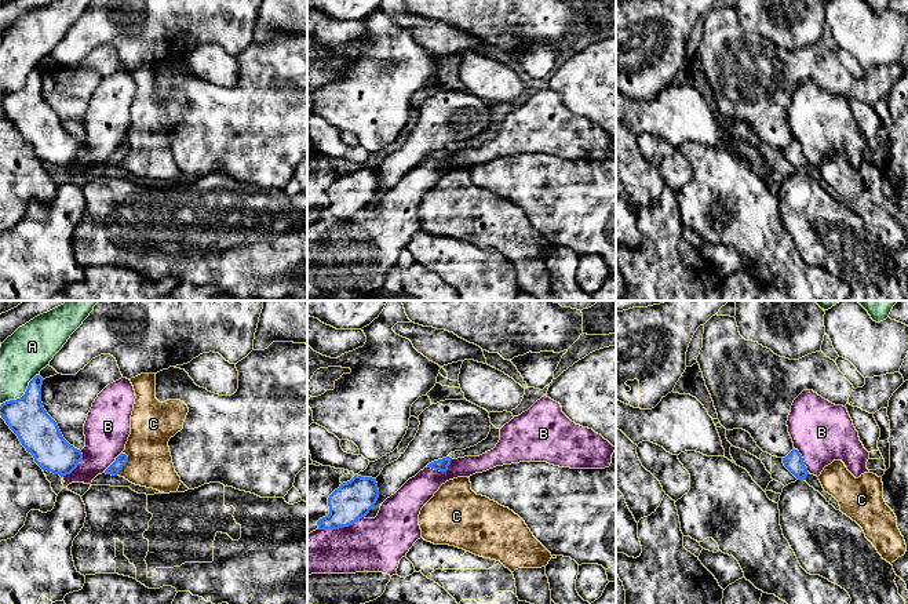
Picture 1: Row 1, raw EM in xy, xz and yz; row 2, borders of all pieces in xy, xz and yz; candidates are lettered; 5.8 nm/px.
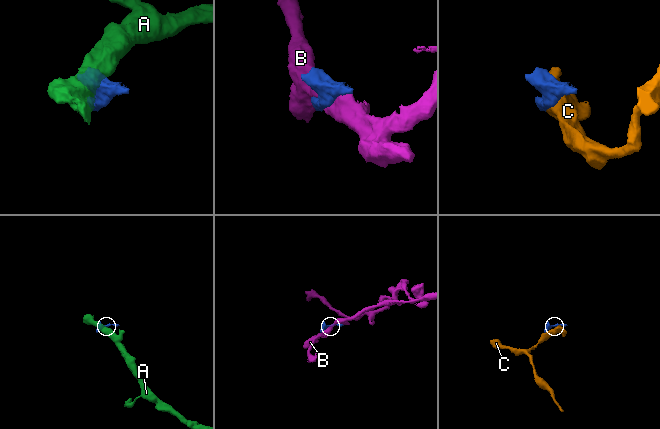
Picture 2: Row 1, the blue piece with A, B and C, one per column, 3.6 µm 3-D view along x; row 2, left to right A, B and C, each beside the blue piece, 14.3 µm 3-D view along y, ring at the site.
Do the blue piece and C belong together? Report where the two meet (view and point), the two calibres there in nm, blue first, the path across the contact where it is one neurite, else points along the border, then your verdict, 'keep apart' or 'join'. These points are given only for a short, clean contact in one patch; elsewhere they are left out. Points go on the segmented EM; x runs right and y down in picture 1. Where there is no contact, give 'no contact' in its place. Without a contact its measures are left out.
contact xy (126, 462); calibres 70 and 260 nm; border xy (124, 452), (127, 462), (116, 475); keep apart

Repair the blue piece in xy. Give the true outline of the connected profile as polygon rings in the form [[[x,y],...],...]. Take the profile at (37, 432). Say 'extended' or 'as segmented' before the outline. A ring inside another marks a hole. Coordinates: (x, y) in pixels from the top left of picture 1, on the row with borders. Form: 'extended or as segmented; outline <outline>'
as segmented; outline [[[36,375],[21,399],[0,405],[0,415],[43,470],[63,477],[77,467],[83,454],[63,439],[56,422],[44,410],[43,381]]]

